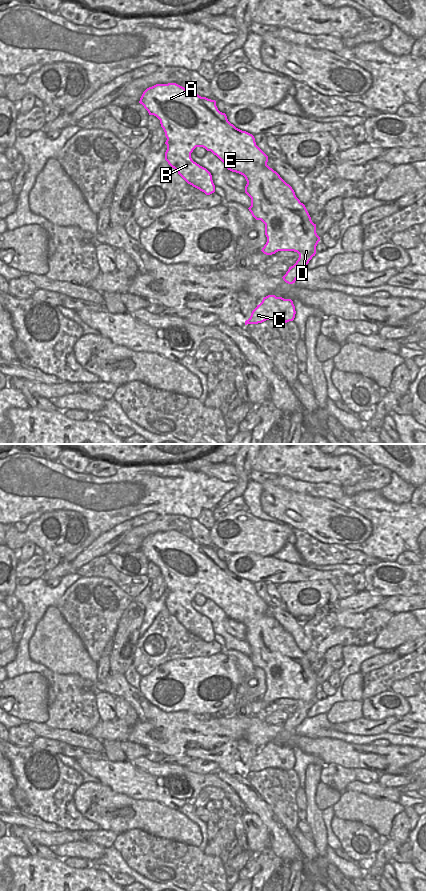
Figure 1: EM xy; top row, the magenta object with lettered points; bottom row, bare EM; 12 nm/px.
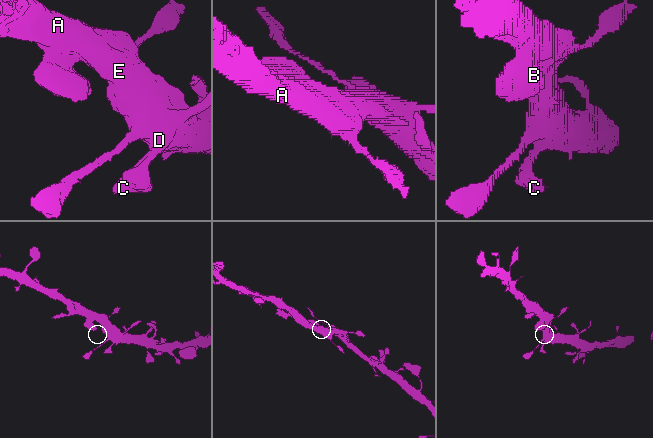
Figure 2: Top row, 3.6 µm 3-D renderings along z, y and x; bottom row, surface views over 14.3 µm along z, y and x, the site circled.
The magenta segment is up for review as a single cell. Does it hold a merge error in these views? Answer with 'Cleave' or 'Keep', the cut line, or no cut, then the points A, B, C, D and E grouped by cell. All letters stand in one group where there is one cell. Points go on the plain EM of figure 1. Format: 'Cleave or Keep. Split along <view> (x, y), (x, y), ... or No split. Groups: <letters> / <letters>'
Keep. No split. Groups: A B C D E

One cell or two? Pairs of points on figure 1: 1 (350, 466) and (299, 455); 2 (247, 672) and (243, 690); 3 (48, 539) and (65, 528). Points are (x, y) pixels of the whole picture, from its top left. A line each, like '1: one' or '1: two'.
1: one
2: one
3: one

